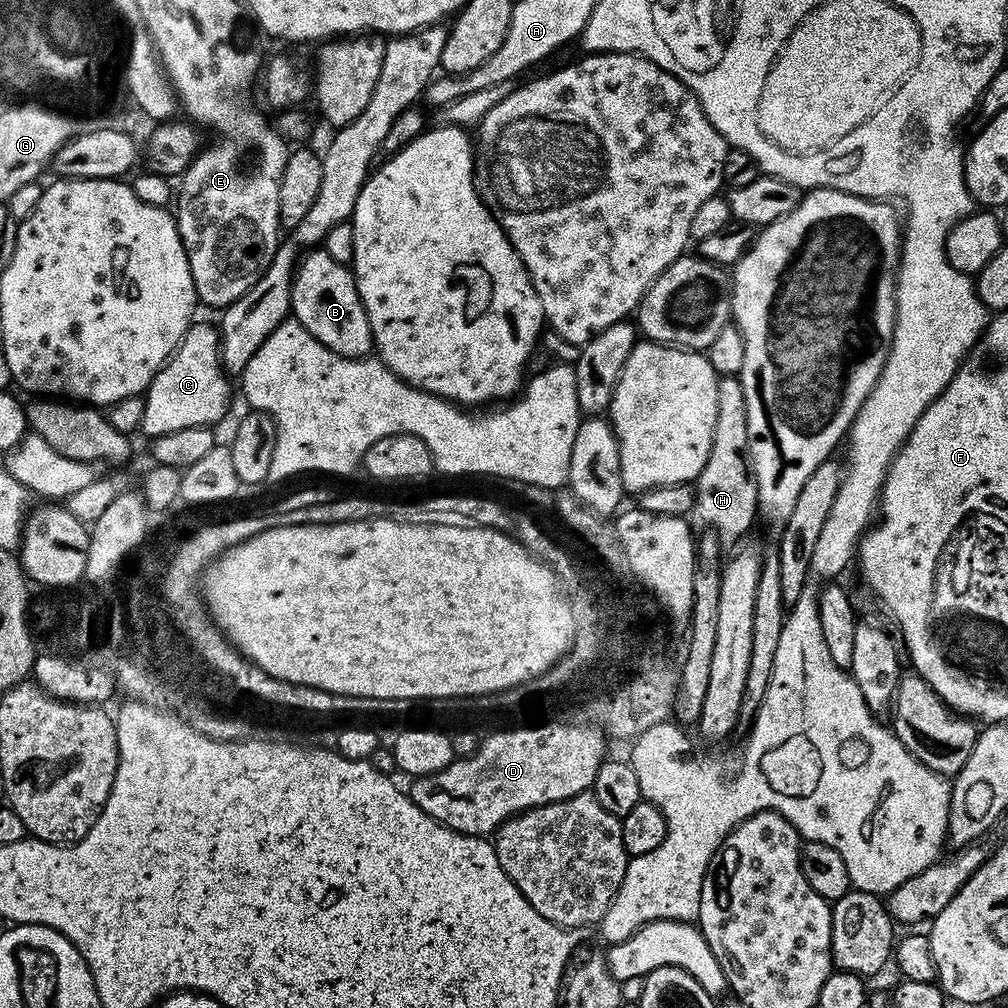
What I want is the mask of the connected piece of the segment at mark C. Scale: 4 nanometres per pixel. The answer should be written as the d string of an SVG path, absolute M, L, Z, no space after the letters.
M193 323L182 342L172 353L167 364L159 369L156 377L148 384L148 390L144 396L144 422L142 432L148 438L157 436L171 436L184 434L189 430L200 430L203 424L216 424L228 412L228 403L232 400L232 388L230 377L224 371L224 365L220 358L220 338L215 327L208 324Z

